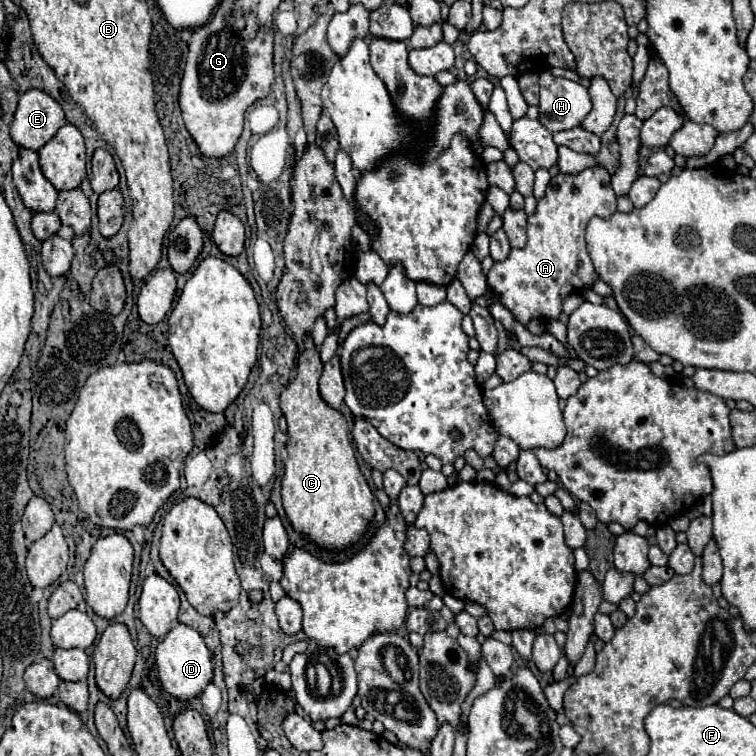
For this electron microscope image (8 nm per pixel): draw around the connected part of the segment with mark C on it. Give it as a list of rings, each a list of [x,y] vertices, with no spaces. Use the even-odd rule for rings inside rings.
[[[306,335],[304,351],[296,359],[290,385],[280,395],[288,421],[288,461],[282,477],[282,505],[294,531],[328,551],[344,551],[358,543],[376,515],[374,495],[358,467],[346,419],[332,409],[318,391],[322,361]]]

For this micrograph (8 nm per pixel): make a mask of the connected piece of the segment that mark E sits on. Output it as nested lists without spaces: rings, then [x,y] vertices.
[[[30,89],[18,101],[10,135],[18,147],[38,151],[64,123],[62,107],[44,91]]]

